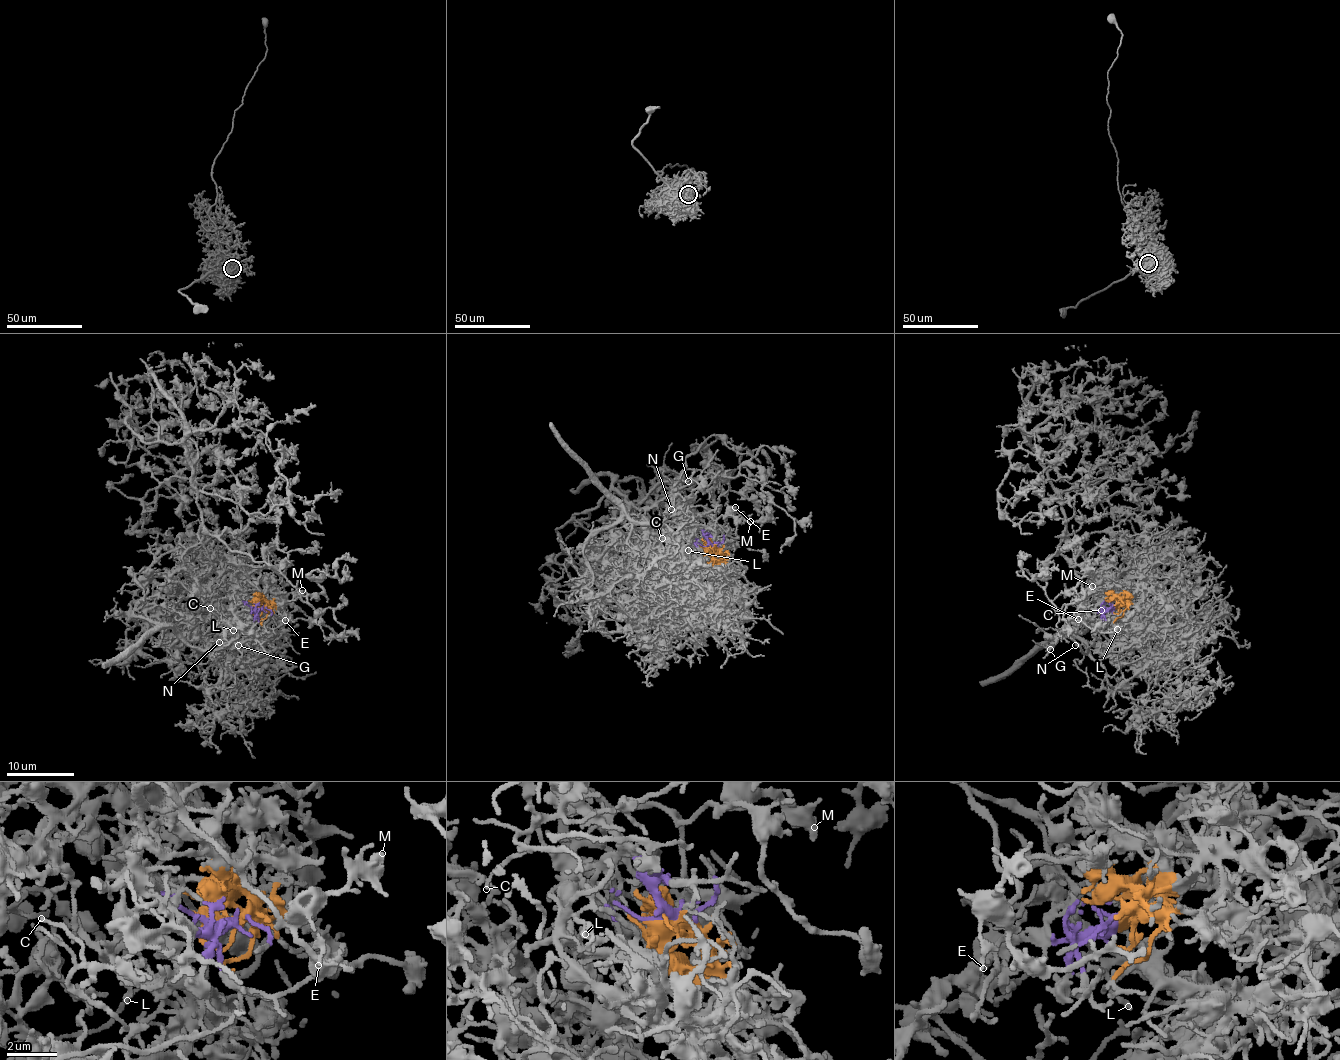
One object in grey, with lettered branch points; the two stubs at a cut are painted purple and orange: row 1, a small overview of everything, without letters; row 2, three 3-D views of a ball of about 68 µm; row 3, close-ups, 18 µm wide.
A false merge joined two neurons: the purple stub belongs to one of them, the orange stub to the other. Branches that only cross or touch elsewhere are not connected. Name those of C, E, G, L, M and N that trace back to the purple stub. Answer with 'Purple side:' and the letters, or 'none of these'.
Purple side: C, G, L, N

